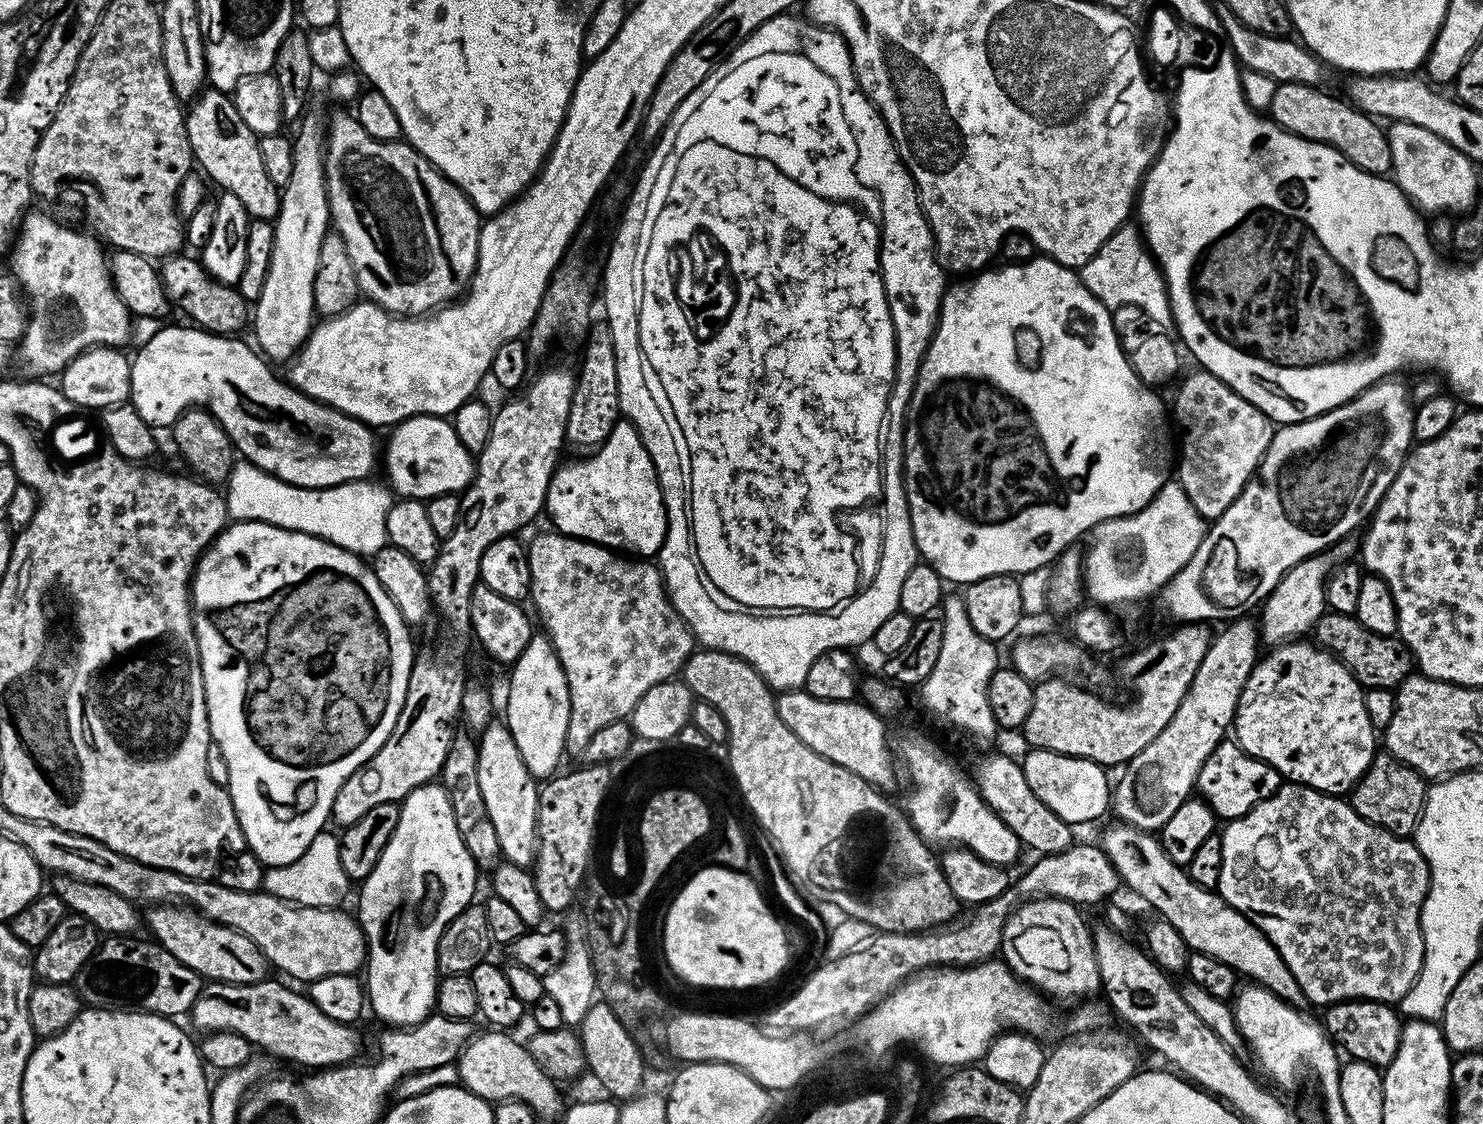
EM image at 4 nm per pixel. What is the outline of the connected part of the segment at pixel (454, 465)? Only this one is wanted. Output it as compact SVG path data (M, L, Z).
M412 416L389 432L392 433L388 436L388 445L382 448L382 468L388 471L387 483L397 497L427 502L447 492L463 493L472 483L473 453L458 442L458 434L445 417Z

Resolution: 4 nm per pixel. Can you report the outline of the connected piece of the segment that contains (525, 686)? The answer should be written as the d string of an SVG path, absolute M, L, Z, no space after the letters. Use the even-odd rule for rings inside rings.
M533 635L532 641L522 650L522 654L511 665L512 677L508 680L508 701L504 704L504 716L510 734L514 738L514 746L518 746L518 754L522 754L522 762L530 770L533 778L548 778L557 771L560 759L566 756L567 726L570 719L570 690L567 688L566 674L562 670L562 662L548 640L547 635Z

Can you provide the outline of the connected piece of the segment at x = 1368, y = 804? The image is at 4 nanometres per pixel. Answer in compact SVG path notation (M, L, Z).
M1380 750L1370 762L1364 777L1352 789L1350 803L1352 809L1370 823L1377 824L1379 828L1385 828L1396 836L1408 838L1415 833L1420 821L1425 795L1425 777L1420 776L1398 758L1391 756L1388 751Z

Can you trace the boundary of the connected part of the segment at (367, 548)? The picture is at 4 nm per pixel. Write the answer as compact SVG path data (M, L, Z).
M236 462L226 481L226 503L229 517L233 521L261 520L279 528L289 528L291 532L305 532L311 536L321 536L347 552L354 552L361 558L371 558L376 551L385 547L386 514L392 509L394 496L387 487L379 488L373 482L357 482L354 484L339 484L333 488L299 488L280 480L270 472L264 472L258 466L247 462Z

